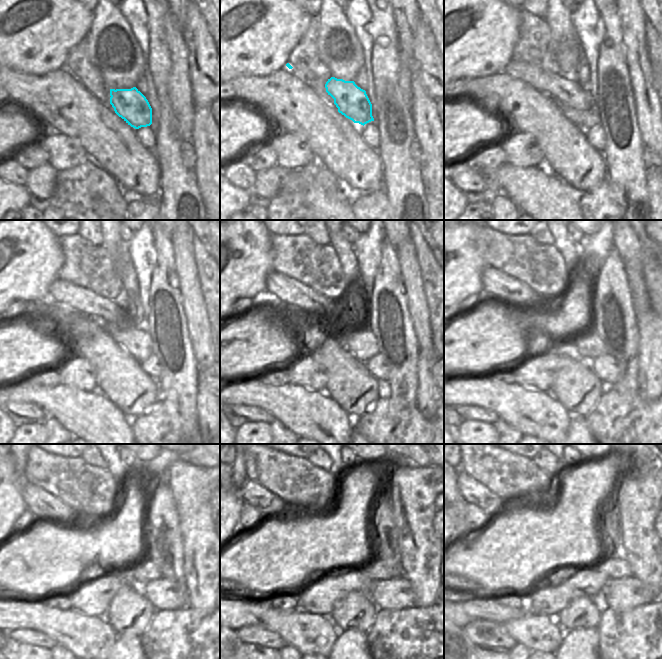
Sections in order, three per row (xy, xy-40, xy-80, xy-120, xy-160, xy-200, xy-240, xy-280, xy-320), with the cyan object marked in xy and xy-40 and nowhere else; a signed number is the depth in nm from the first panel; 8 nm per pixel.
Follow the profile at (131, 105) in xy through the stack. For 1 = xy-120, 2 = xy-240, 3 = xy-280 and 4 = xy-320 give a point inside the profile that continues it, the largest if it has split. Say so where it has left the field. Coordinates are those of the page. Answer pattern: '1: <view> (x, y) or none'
1: xy-120 (108, 311)
2: xy-240 (45, 507)
3: xy-280 (268, 505)
4: xy-320 (472, 491)

